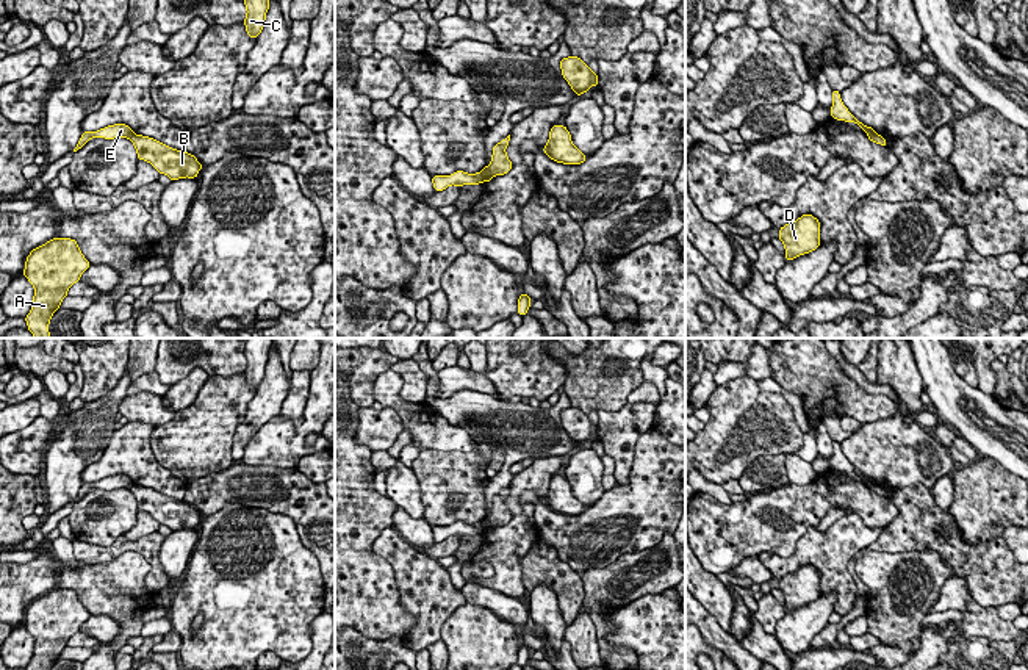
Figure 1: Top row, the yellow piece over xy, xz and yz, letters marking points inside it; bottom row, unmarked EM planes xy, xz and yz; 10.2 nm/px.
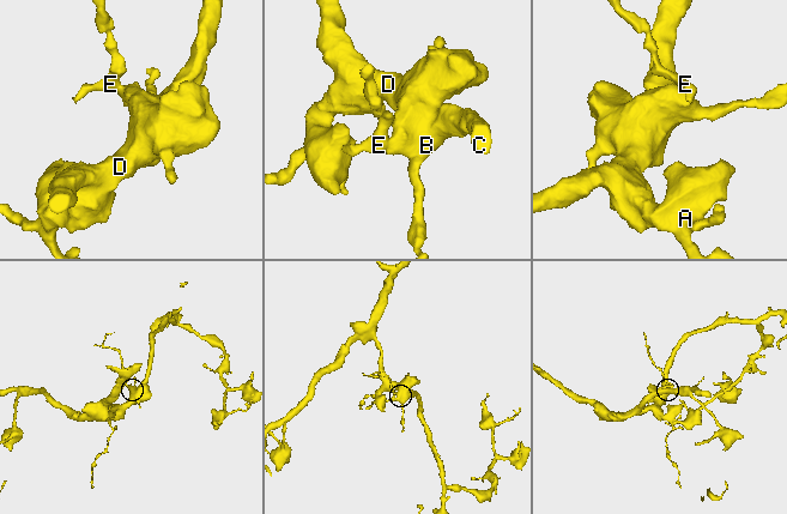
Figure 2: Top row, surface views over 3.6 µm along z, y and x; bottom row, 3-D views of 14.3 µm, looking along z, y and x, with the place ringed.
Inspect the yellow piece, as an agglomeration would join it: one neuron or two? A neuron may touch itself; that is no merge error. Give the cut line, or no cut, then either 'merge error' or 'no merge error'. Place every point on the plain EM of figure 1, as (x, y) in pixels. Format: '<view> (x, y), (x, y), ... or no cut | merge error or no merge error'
xz (479, 523), (481, 533) | merge error

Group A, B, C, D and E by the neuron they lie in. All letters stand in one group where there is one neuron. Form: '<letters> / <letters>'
A B C D / E

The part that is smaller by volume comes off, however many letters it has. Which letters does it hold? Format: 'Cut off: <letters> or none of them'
Cut off: E

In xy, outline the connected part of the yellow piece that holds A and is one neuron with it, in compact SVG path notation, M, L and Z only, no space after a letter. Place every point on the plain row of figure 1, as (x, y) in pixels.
M56 587L33 600L23 620L34 637L33 657L25 670L52 670L69 639L89 617L77 592L70 589Z

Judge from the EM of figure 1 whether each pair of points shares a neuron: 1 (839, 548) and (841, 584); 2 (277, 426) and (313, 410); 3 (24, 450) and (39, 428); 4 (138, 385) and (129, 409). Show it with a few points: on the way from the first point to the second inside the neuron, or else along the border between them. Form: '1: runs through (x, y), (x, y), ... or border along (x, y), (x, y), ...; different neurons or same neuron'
1: runs through (837, 558), (837, 575); same neuron
2: runs through (288, 437), (298, 437), (309, 421); same neuron
3: runs through (28, 445), (39, 432); same neuron
4: border along (129, 393), (152, 392), (161, 396); different neurons

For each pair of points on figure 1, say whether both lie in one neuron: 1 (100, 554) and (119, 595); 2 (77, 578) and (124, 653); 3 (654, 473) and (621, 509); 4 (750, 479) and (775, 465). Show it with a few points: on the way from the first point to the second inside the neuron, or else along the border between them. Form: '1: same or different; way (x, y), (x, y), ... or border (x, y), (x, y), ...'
1: different; border (141, 553), (124, 551), (110, 561), (85, 564)
2: different; border (127, 644), (115, 653)
3: same; way (648, 482), (631, 500)
4: same; way (756, 478), (769, 471)

